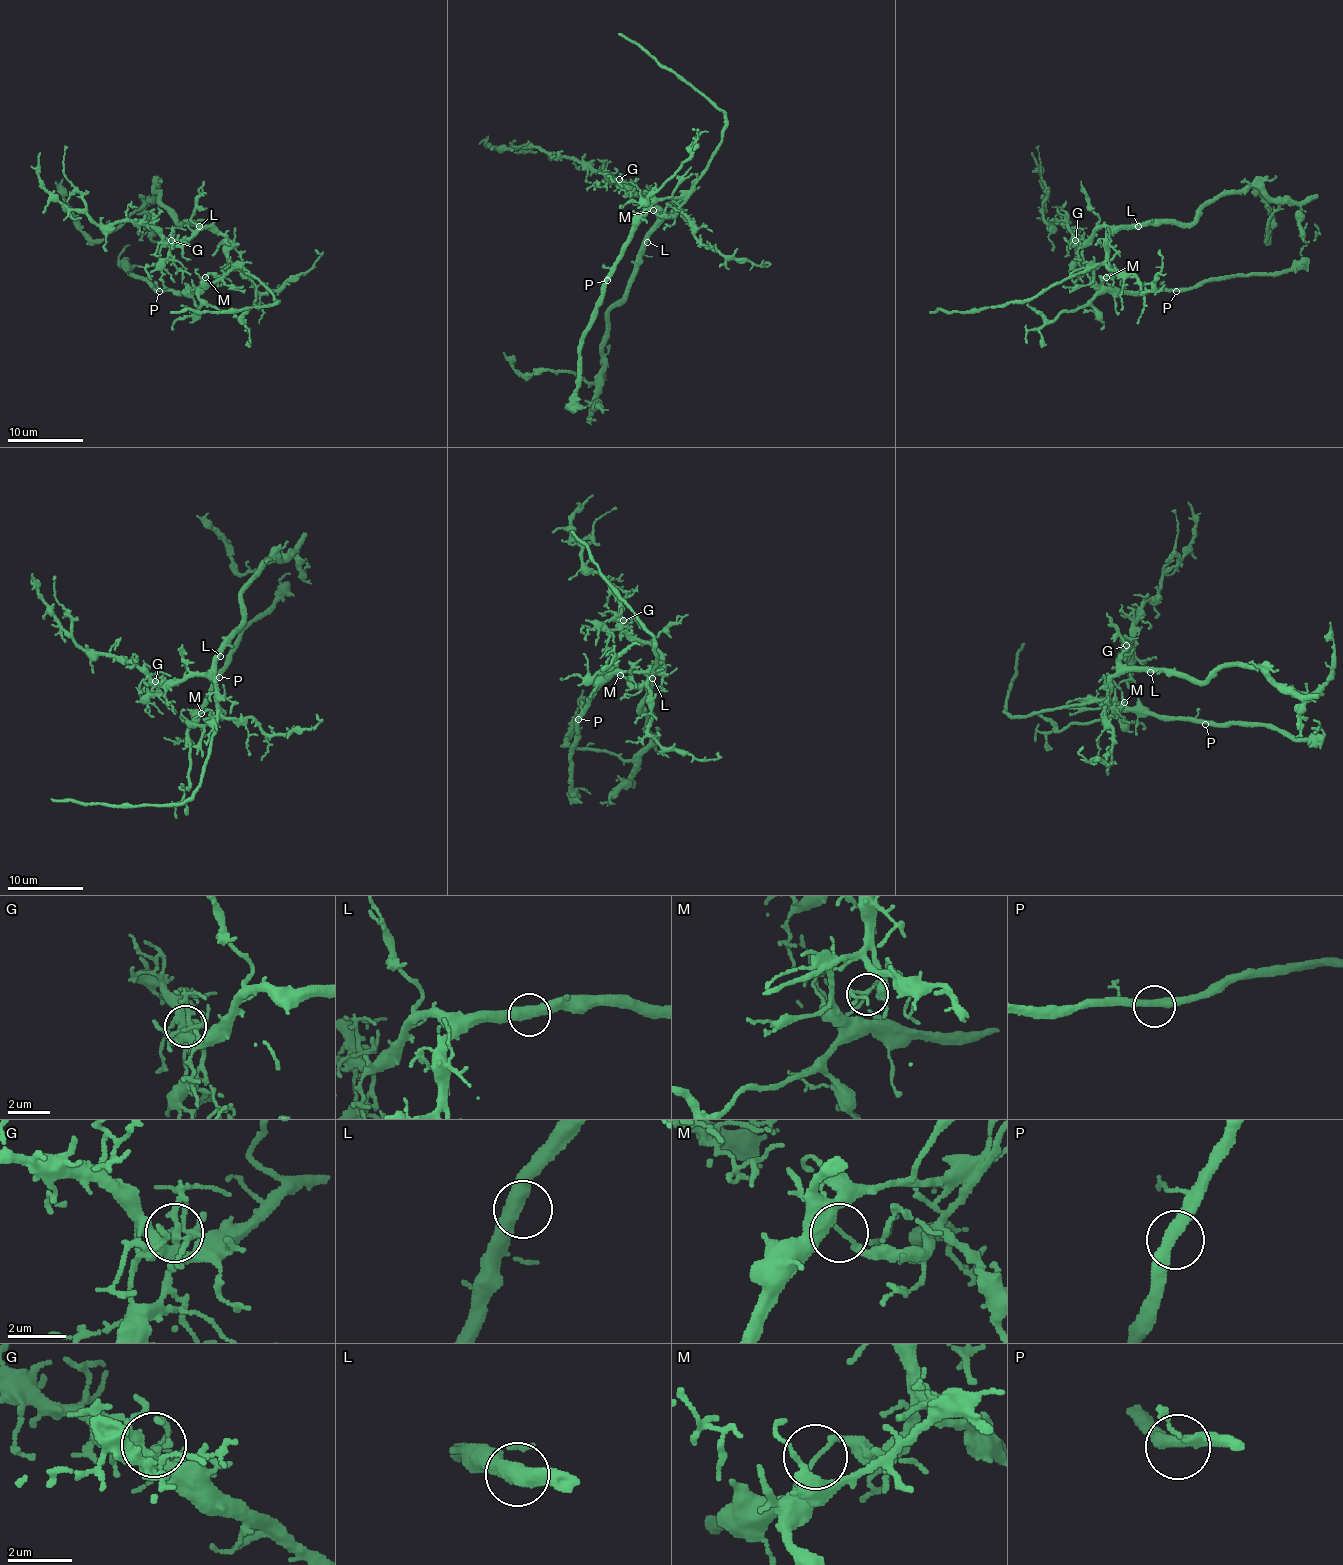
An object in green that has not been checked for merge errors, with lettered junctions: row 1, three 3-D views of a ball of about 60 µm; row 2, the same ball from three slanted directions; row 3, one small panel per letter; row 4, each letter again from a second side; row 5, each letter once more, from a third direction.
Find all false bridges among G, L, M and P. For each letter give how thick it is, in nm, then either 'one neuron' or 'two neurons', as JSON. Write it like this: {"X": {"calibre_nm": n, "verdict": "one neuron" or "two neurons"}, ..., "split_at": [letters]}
{"G": {"calibre_nm": 240, "verdict": "one neuron"}, "L": {"calibre_nm": 480, "verdict": "one neuron"}, "M": {"calibre_nm": 120, "verdict": "two neurons"}, "P": {"calibre_nm": 400, "verdict": "one neuron"}, "split_at": ["M"]}

